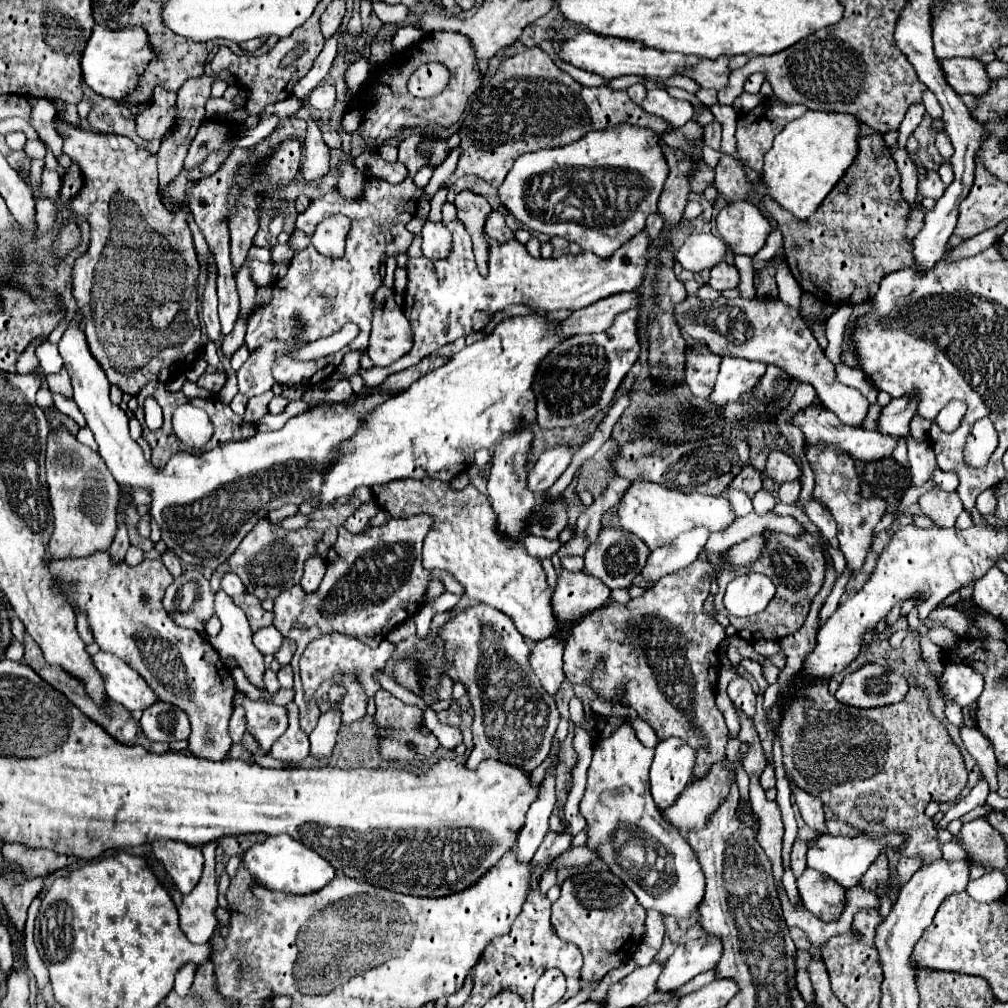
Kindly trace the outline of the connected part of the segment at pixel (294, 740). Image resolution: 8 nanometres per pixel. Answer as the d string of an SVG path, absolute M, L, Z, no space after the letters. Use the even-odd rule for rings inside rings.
M296 714L288 716L288 720L290 720L288 730L274 742L270 756L278 758L278 760L286 760L290 764L300 764L308 756L308 736L302 736L300 726L292 726L292 724L298 724L298 718L296 718L296 722L292 720L294 716Z

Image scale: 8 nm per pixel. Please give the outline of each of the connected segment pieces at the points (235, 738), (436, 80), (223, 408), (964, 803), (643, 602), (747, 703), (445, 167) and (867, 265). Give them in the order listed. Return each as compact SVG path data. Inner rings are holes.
M235 706L229 722L229 734L232 738L233 743L240 743L242 741L245 731L245 711L241 706Z
M424 64L416 70L414 82L410 82L410 94L420 98L434 98L446 88L448 72L440 64Z
M204 400L206 404L210 402L210 418L212 418L212 424L214 424L214 436L212 436L212 444L206 444L206 450L212 450L212 448L218 448L230 440L236 440L234 438L234 426L232 426L232 420L234 420L234 414L230 410L230 406L222 404L220 400ZM216 412L216 416L214 416Z
M980 778L980 782L970 790L970 794L968 794L964 800L956 802L954 806L950 806L950 810L948 810L948 812L944 812L944 816L942 816L942 818L940 818L940 822L938 822L938 828L940 828L940 830L944 830L952 820L960 818L962 814L970 812L970 810L972 810L972 808L976 808L976 806L986 804L988 790L990 790L990 788L988 788L988 782L986 782L984 778Z
M702 558L694 560L694 564L690 564L690 566L678 570L678 572L674 572L674 574L670 574L670 576L660 578L652 588L646 590L644 596L634 598L634 600L630 600L628 604L610 604L608 608L600 608L600 610L588 614L586 618L582 618L582 620L570 630L570 634L566 636L566 650L564 650L564 674L568 676L568 680L570 680L572 684L580 684L580 682L588 680L588 682L598 690L598 694L600 694L606 702L618 702L618 700L620 700L624 706L634 708L634 710L640 714L640 718L646 720L646 722L654 728L654 732L658 734L660 740L666 740L666 738L670 738L670 736L678 736L678 738L686 740L692 748L696 748L696 750L698 750L698 758L696 758L696 766L694 766L692 778L704 776L704 774L708 772L708 768L710 768L714 762L722 760L722 758L724 758L724 752L726 752L726 742L728 742L728 728L726 728L724 716L722 716L722 712L716 708L716 702L714 702L714 696L716 696L716 680L718 680L718 672L720 672L720 668L722 668L720 658L718 658L718 646L720 646L720 642L726 638L726 628L724 628L720 622L716 622L712 616L708 616L708 614L704 612L704 608L702 608L706 596L710 594L710 580L712 580L712 576L718 576L718 572L722 572L722 568L710 564L710 560L702 560ZM598 658L604 658L604 662L606 662L604 672L594 672L594 664L596 664Z
M736 674L736 678L728 684L728 696L730 700L744 710L746 716L754 716L754 706L756 706L756 694L752 690L752 684L744 674Z
M457 146L448 158L434 170L428 185L424 188L424 200L422 201L424 208L418 208L416 212L418 216L426 217L429 214L432 196L439 190L441 184L453 174L460 153L460 147Z
M882 134L862 136L858 144L860 152L854 160L854 166L834 186L834 192L826 196L810 220L798 220L796 216L790 216L786 208L778 208L778 204L766 196L766 186L762 180L756 184L748 182L744 168L734 156L722 152L714 168L714 186L726 202L742 200L742 196L750 196L750 192L762 196L764 208L782 228L786 262L796 282L804 292L834 306L854 306L874 298L882 276L894 272L894 228L908 226L910 216L910 206L900 192L900 174L896 170L896 162L886 156Z

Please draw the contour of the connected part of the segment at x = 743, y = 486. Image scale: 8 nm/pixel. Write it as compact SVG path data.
M746 466L746 468L742 468L742 472L730 482L730 488L742 490L742 492L746 492L746 494L752 498L752 496L762 488L762 474L760 474L756 468Z

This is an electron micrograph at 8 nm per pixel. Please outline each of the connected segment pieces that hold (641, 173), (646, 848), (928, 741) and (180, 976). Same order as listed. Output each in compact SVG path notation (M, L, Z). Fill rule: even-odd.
M618 124L602 132L590 132L590 136L584 136L574 144L552 150L538 150L518 158L504 184L500 186L498 196L500 202L510 210L510 214L528 230L542 232L550 238L562 236L580 244L582 250L592 250L594 254L608 258L626 240L630 240L644 228L648 214L656 212L666 178L668 164L658 146L658 134L650 128Z
M622 722L610 736L602 738L594 746L592 764L588 768L588 784L586 792L580 800L580 812L588 822L588 844L598 850L602 862L610 866L610 870L634 892L638 902L646 910L658 910L660 914L674 916L678 920L688 920L702 902L704 896L704 874L698 864L694 850L688 840L672 828L658 812L648 786L648 770L654 758L654 750L642 746L642 742L634 736L634 728L630 722Z
M826 682L812 684L798 692L790 708L784 712L778 736L782 742L782 766L788 782L820 798L822 804L838 816L838 820L858 832L874 838L894 832L906 836L902 846L886 848L890 866L898 866L904 858L920 858L922 864L930 864L930 860L938 860L938 856L942 856L934 820L926 816L926 804L930 800L954 800L960 792L956 786L964 788L968 774L958 746L952 742L946 728L928 712L928 698L922 688L912 686L906 698L898 704L864 710L838 702L828 692Z
M186 964L178 974L176 974L176 984L174 984L174 992L178 996L186 996L190 992L194 980L194 964Z

